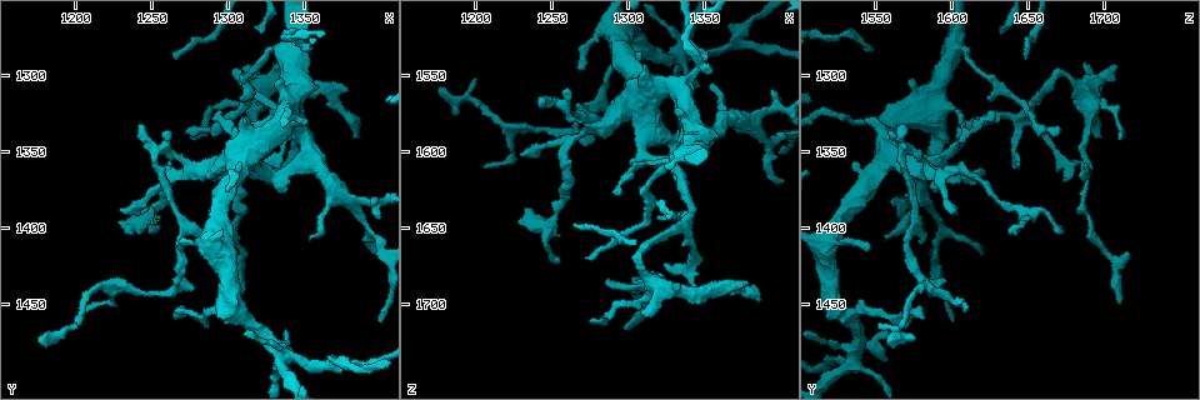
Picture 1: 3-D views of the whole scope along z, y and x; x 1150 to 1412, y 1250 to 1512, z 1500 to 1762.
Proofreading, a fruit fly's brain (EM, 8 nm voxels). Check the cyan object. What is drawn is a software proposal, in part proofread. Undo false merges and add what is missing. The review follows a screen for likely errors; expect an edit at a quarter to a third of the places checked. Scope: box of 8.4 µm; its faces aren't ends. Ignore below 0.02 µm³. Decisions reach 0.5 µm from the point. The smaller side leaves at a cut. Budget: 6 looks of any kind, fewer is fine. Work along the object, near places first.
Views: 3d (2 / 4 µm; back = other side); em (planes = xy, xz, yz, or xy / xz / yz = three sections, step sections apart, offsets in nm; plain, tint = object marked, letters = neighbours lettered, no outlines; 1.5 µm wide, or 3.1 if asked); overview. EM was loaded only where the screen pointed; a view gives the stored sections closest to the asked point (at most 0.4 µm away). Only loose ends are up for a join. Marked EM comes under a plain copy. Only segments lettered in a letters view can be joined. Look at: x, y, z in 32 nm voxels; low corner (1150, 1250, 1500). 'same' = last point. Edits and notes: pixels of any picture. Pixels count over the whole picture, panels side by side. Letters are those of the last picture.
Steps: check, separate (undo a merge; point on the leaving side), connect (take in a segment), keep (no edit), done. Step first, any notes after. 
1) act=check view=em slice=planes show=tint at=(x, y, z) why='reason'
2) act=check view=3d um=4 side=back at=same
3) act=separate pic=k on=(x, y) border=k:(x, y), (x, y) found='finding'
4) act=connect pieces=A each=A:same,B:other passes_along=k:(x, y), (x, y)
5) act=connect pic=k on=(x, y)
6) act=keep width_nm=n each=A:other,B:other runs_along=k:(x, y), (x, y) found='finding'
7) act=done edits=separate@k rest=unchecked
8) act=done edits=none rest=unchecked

act=check view=em slice=planes show=letters at=(1400, 1460, 1602) why='tapers out'

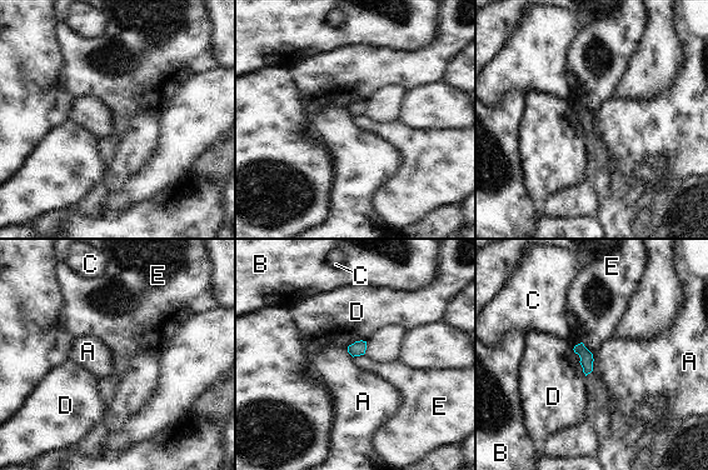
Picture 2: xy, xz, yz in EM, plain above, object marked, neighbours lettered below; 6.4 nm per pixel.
act=keep width_nm=80 each=A:other,B:other,C:other,D:other,E:other border=2:(581, 341), (594, 359) found='no lettered segment goes on from it'

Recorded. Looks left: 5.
act=check view=em slice=planes show=letters at=(1254, 1352, 1566) why='abrupt turn'

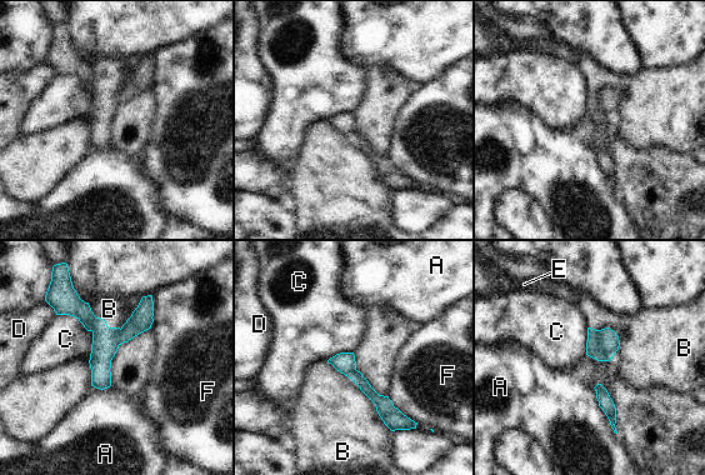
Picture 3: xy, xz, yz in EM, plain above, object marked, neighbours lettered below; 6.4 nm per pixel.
act=separate pic=3 on=(593, 350) each=A:other,B:other,C:other,D:other,E:other,F:other border=3:(598, 330), (598, 346), (610, 358) found='two cells meet here'

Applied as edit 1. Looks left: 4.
act=check view=3d um=4 at=(1336, 1304, 1574) why='thick end'

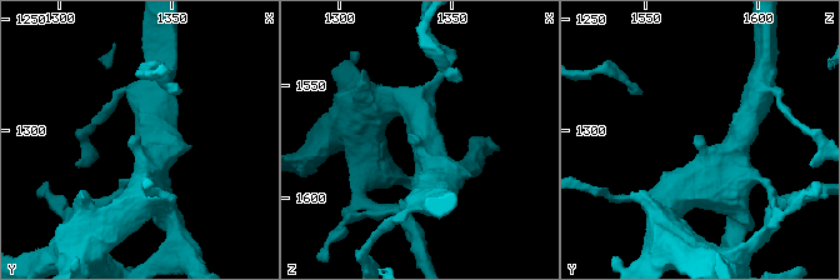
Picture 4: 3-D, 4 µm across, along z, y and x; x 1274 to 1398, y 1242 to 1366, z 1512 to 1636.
act=check view=em slice=planes show=tint at=(1337, 1304, 1575) why='need the tissue'

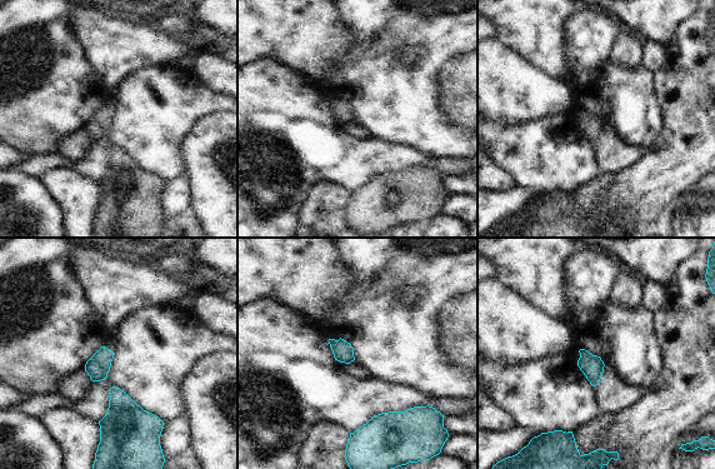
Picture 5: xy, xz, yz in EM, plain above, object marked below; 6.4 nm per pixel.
act=check view=em slice=planes show=letters at=same

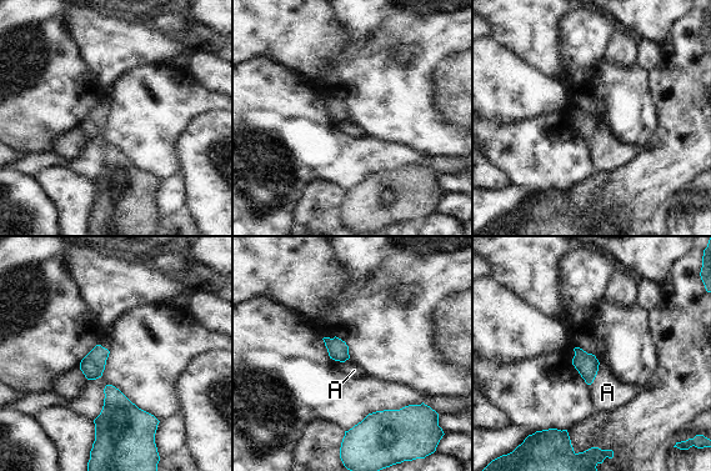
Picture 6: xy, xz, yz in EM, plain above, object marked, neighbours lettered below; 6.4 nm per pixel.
act=keep each=A:other border=6:(600, 362), (595, 379), (587, 385) found='none of them fits'

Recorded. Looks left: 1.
act=done edits=separate@3 rest=unchecked

